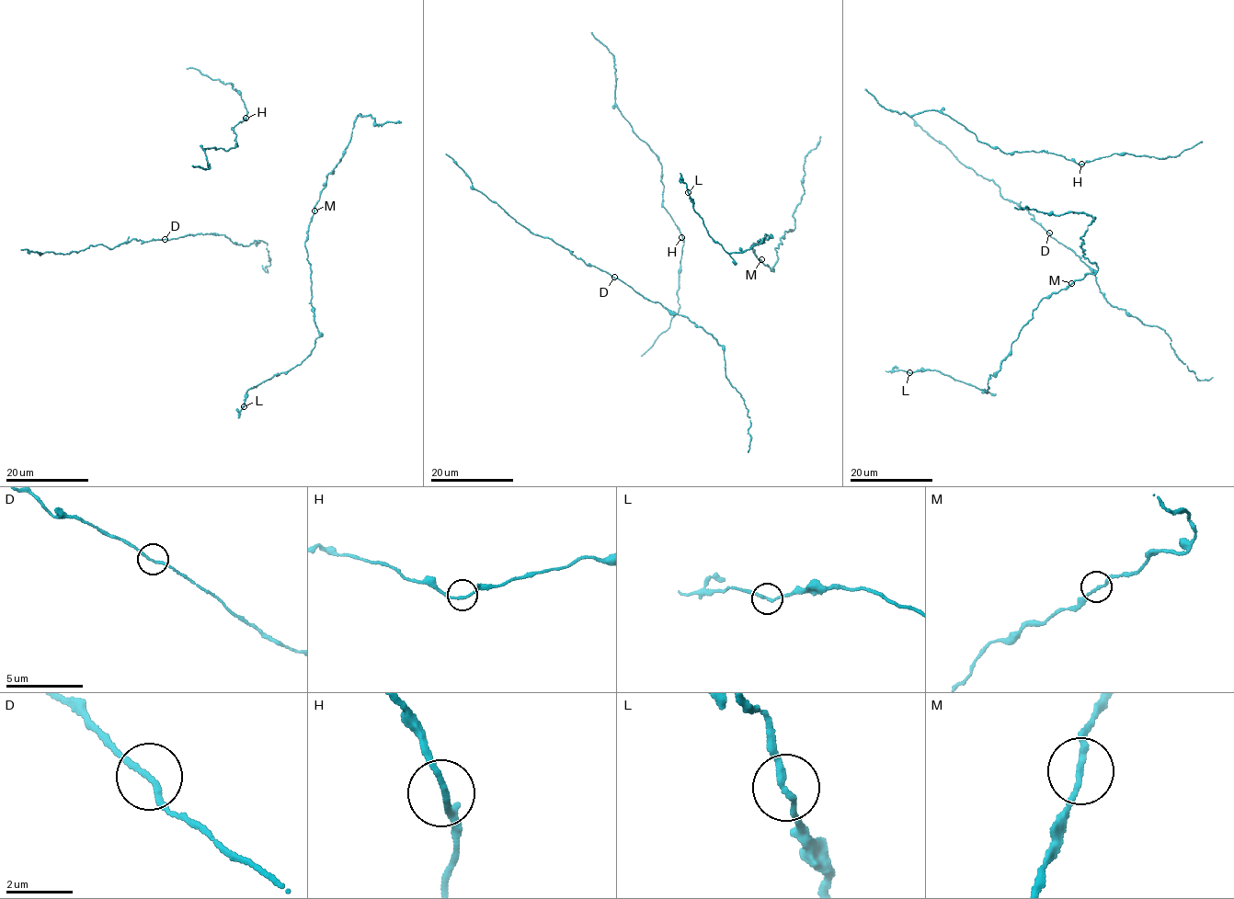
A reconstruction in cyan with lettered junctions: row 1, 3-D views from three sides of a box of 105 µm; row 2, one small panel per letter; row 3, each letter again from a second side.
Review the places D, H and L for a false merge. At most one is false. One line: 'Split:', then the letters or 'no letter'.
Split: no letter

